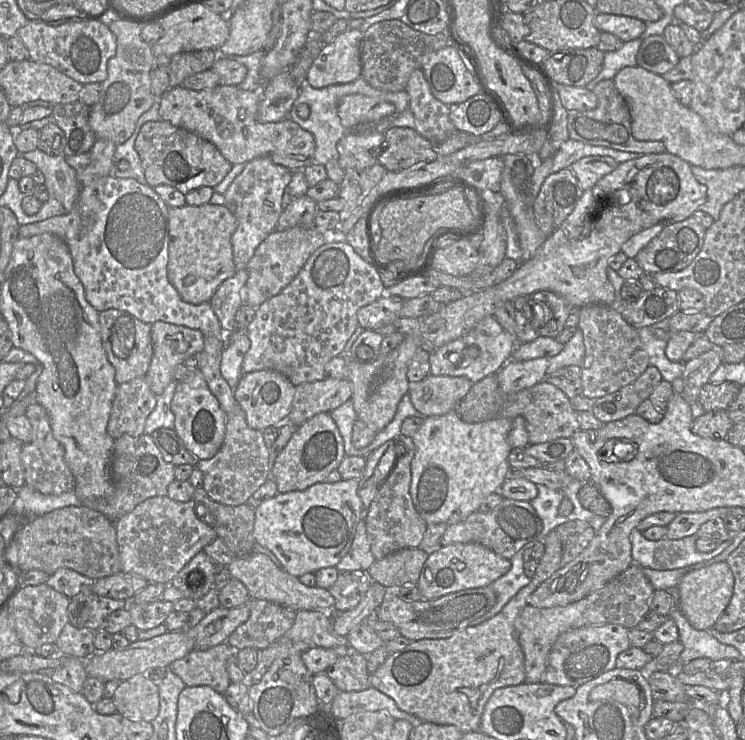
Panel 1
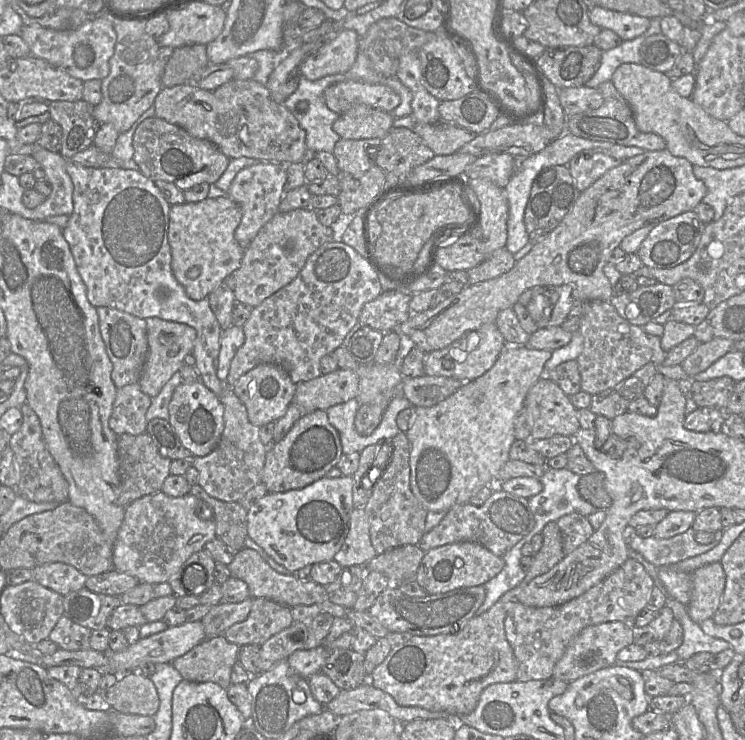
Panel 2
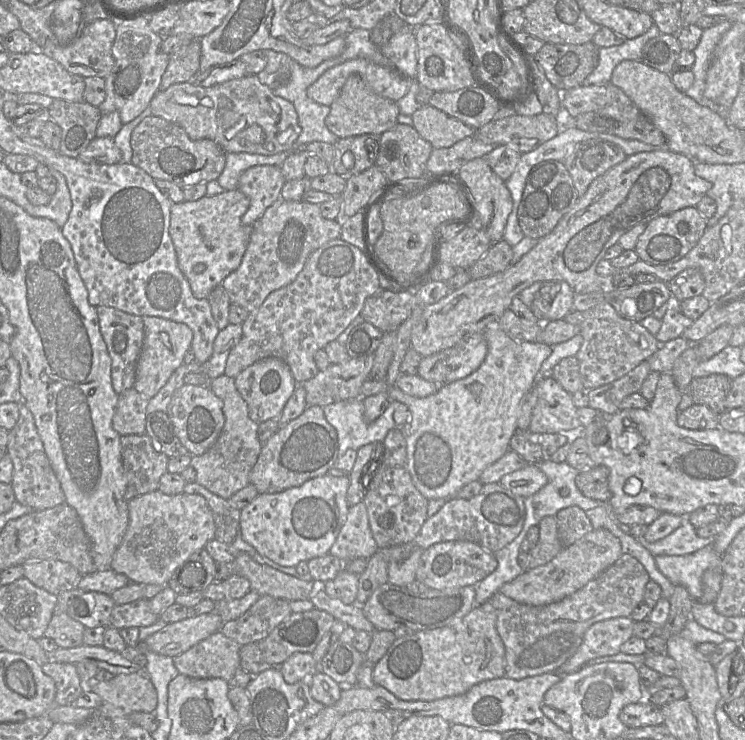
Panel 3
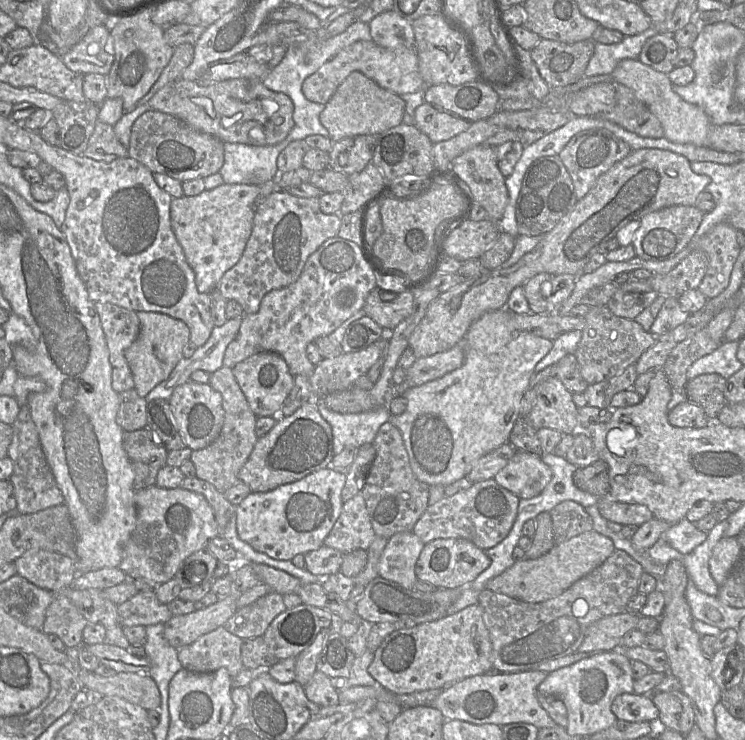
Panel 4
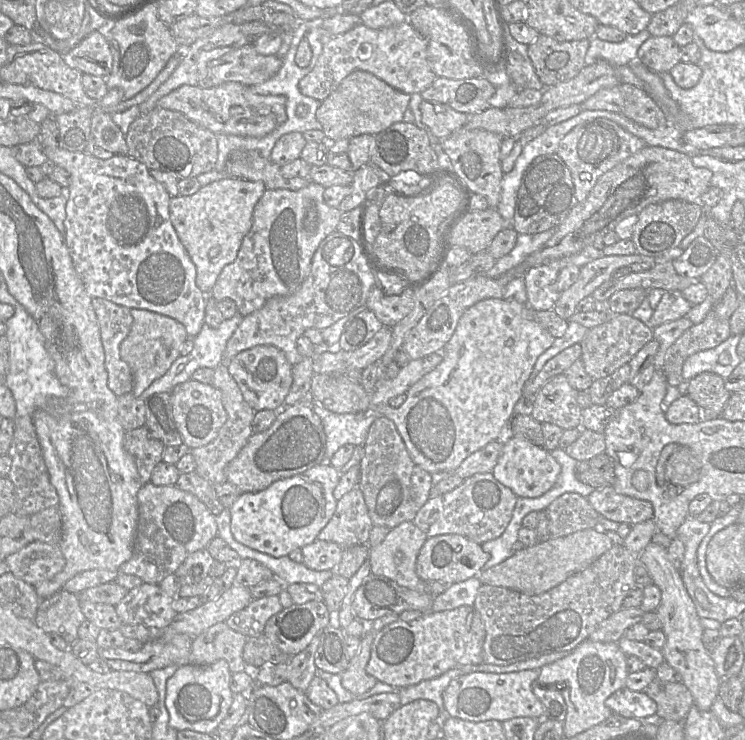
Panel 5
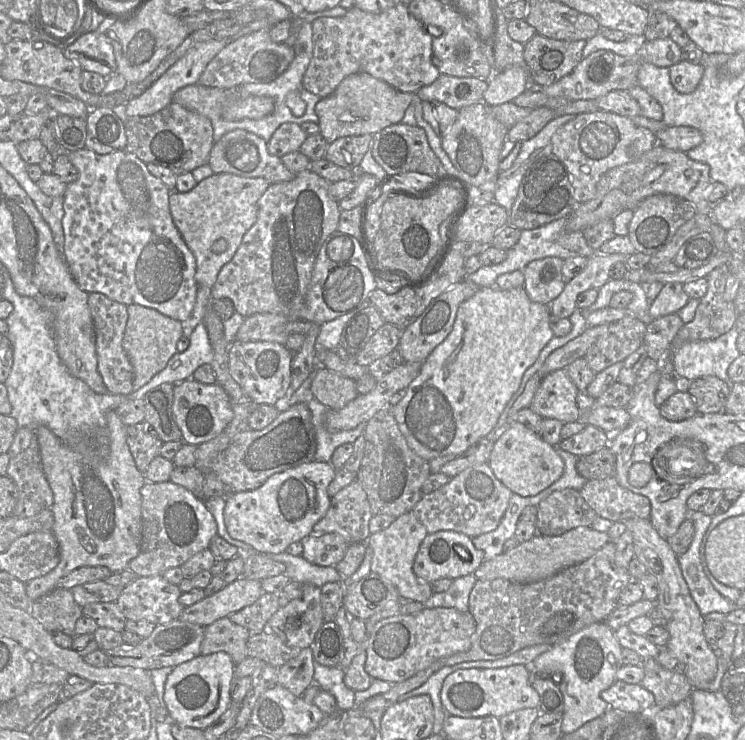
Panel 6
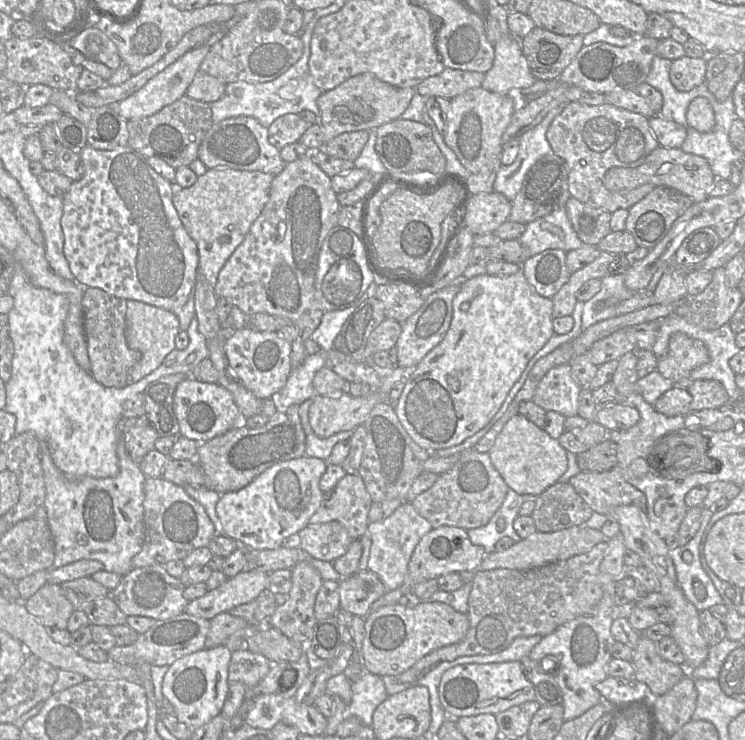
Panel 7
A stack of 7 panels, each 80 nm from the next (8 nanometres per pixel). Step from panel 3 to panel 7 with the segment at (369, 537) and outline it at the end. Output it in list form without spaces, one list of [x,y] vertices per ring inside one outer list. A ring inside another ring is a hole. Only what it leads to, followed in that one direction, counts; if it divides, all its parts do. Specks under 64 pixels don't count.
[[[346,474],[336,486],[324,494],[321,505],[311,516],[310,524],[323,524],[331,521],[338,521],[348,531],[353,540],[360,539],[368,532],[368,514],[373,501],[363,479],[359,474]]]

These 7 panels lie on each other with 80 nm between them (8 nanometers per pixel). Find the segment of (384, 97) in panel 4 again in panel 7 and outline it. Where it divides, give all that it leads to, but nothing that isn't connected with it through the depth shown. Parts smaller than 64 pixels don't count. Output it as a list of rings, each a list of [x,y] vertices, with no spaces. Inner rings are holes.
[[[371,73],[350,77],[334,89],[322,92],[317,105],[321,112],[320,125],[323,128],[324,144],[342,133],[375,130],[399,119],[416,93],[416,88],[397,88]]]

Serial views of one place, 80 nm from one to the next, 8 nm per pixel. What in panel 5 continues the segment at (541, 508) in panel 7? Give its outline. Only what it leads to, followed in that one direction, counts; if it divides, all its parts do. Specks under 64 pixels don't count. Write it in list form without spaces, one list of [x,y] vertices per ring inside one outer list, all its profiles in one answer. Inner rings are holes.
[[[567,492],[555,499],[546,509],[550,538],[564,537],[584,529],[594,529],[601,516],[587,498]]]

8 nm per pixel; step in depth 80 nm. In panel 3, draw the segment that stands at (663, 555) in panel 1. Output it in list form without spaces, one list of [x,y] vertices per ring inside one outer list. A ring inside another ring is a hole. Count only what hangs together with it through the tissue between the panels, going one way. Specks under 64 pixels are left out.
[[[687,519],[668,536],[650,543],[644,539],[639,541],[650,551],[653,556],[659,555],[688,555],[699,549],[714,544],[716,537],[708,538],[700,537],[697,534],[697,528],[693,526]]]

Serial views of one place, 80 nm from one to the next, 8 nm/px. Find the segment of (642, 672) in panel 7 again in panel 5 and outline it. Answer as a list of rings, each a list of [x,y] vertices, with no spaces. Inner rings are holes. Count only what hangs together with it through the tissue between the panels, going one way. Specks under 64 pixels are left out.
[[[657,677],[645,688],[657,705],[657,715],[663,720],[683,722],[693,705],[693,697],[682,683],[665,683]]]

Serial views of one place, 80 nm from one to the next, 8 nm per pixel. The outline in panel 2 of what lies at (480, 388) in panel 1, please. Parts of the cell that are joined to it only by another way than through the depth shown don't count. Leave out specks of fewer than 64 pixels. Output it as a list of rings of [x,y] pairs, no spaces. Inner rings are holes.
[[[545,374],[528,391],[524,406],[532,417],[533,440],[555,435],[573,437],[581,428],[570,396]]]

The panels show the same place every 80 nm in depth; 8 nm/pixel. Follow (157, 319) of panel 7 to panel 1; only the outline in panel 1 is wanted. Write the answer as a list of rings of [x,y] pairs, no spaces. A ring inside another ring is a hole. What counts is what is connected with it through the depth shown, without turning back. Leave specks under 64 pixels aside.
[[[156,321],[151,324],[152,357],[145,379],[159,396],[173,380],[177,365],[203,350],[204,338],[197,329]]]

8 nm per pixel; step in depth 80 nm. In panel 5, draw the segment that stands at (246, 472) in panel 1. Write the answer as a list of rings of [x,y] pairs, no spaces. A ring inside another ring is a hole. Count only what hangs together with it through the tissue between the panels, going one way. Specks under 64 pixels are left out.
[[[220,363],[214,369],[211,385],[222,394],[222,404],[227,413],[227,420],[220,428],[217,437],[209,444],[191,449],[191,454],[196,463],[195,471],[211,484],[221,484],[227,481],[226,468],[238,455],[253,434],[251,424],[255,411],[244,400],[235,380],[228,372],[227,363]]]

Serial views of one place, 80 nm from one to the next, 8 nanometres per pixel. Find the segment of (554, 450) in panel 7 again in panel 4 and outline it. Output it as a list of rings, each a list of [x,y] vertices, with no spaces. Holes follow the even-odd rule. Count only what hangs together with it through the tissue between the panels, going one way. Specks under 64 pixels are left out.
[[[516,450],[509,463],[495,475],[494,479],[519,499],[530,499],[538,496],[552,477],[552,469],[540,456]]]

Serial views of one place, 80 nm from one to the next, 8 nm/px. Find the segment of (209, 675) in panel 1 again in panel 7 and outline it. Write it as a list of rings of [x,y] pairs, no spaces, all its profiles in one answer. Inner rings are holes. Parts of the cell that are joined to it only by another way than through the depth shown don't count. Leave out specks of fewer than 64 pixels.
[[[223,612],[210,620],[205,648],[227,646],[231,651],[246,649],[245,643],[249,634],[250,625],[243,618]]]

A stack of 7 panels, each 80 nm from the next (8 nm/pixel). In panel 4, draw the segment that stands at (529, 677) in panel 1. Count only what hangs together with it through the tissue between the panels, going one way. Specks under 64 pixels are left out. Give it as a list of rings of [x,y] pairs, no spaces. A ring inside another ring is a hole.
[[[623,550],[615,551],[598,567],[576,581],[559,596],[529,603],[488,588],[479,593],[484,623],[492,642],[493,668],[504,673],[537,670],[541,665],[578,651],[587,629],[596,621],[627,610],[629,600],[639,592],[644,570]]]

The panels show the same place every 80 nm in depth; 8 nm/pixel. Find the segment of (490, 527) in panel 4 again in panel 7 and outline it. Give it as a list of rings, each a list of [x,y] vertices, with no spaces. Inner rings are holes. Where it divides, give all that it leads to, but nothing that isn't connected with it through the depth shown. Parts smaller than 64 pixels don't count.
[[[471,449],[462,452],[452,469],[439,475],[437,481],[430,489],[413,499],[412,505],[418,514],[430,522],[432,528],[453,526],[467,531],[468,529],[486,525],[501,507],[509,489],[500,473],[493,466],[489,453]]]

